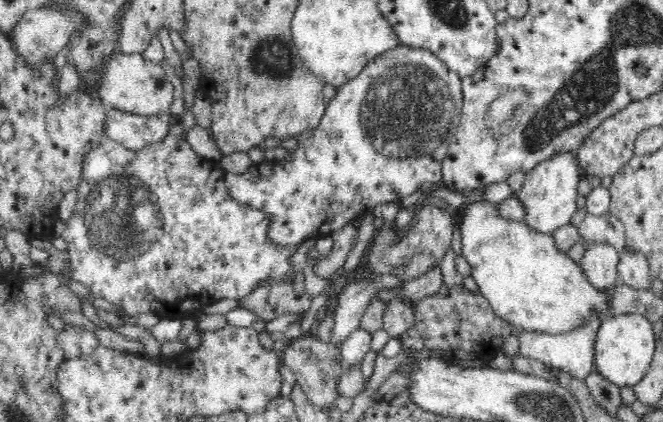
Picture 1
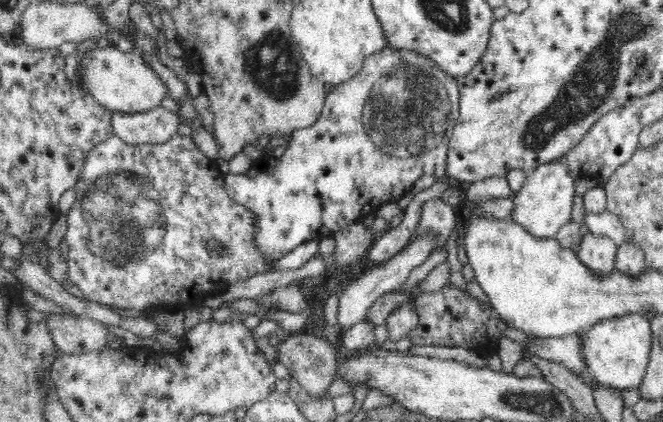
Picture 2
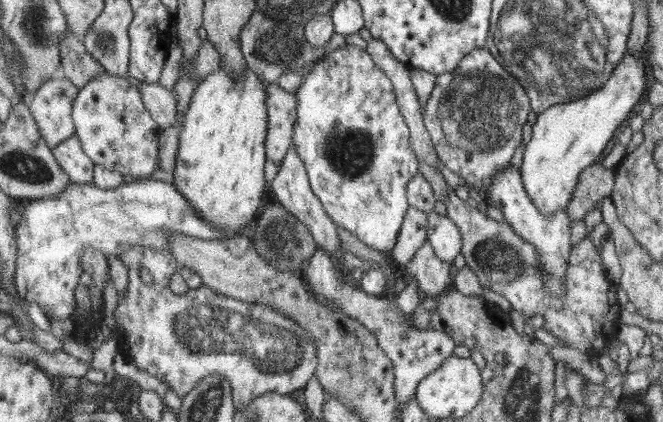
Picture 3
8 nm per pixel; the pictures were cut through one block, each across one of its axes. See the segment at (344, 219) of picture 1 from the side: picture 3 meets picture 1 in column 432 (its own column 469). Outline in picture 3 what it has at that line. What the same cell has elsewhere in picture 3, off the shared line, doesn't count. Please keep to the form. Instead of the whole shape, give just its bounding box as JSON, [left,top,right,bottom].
[423,47,532,194]

